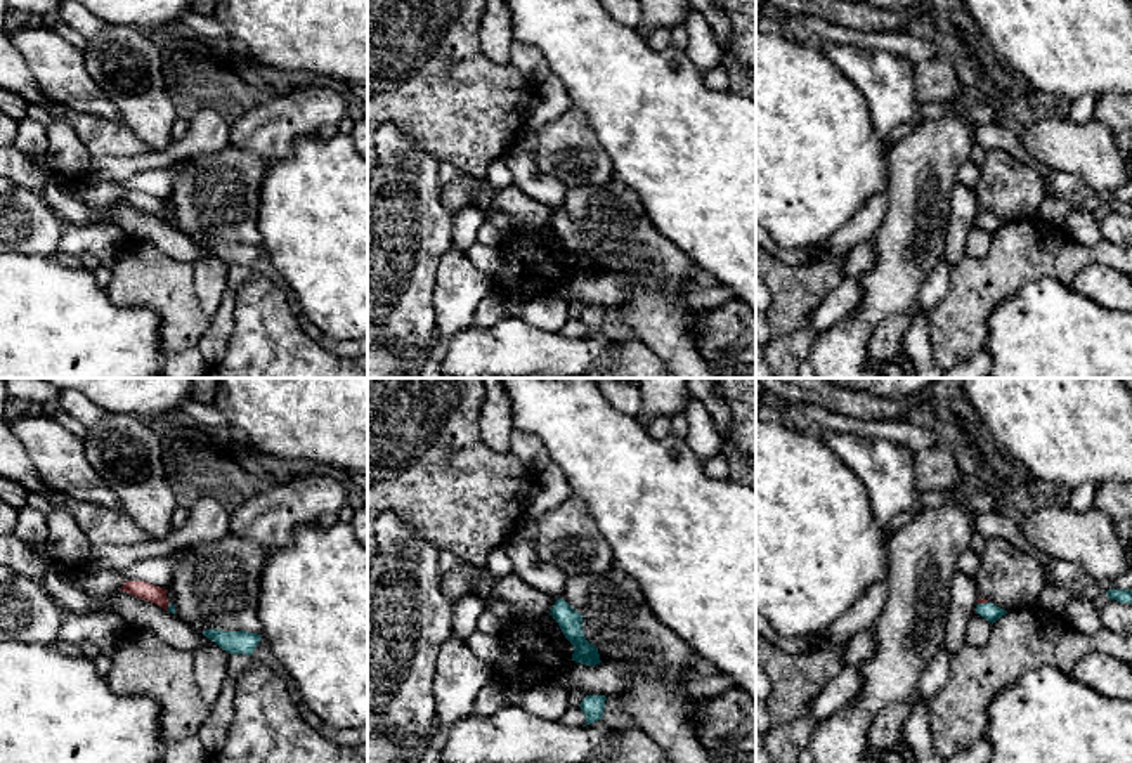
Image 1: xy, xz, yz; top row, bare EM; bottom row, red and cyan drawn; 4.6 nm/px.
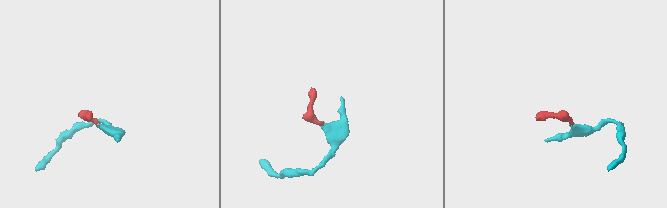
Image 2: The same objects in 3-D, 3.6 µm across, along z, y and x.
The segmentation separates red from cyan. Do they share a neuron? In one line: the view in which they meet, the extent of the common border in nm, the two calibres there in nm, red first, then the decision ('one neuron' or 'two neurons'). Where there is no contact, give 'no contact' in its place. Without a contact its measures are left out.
contact in yz; length 60 nm; calibres 30 and 80 nm; one neuron

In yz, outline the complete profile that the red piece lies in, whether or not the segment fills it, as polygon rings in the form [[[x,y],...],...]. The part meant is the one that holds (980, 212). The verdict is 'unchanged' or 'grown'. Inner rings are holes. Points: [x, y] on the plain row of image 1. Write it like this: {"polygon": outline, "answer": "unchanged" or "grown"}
{"polygon": [[[978,210],[978,217],[976,217],[976,225],[979,225],[981,229],[985,229],[986,232],[990,232],[992,236],[995,232],[999,232],[1002,227],[1007,225],[1007,222],[993,217],[990,212],[986,210]]], "answer": "grown"}

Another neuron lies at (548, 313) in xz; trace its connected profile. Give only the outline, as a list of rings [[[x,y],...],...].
[[[553,295],[520,302],[518,307],[524,321],[548,333],[560,333],[569,321],[567,302]]]

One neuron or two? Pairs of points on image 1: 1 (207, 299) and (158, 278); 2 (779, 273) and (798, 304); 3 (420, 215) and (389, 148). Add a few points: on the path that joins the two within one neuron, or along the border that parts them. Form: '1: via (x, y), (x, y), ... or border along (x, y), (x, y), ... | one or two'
1: border along (191, 266), (196, 300), (208, 319) | two
2: via (782, 280), (794, 292), (794, 297) | one
3: via (404, 198), (404, 170), (401, 165) | one

